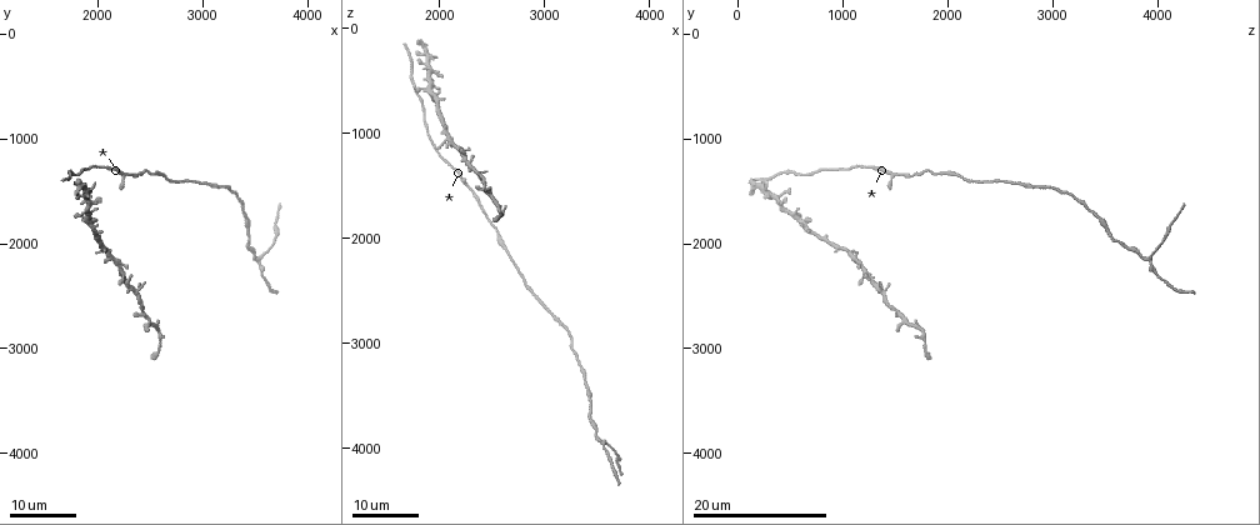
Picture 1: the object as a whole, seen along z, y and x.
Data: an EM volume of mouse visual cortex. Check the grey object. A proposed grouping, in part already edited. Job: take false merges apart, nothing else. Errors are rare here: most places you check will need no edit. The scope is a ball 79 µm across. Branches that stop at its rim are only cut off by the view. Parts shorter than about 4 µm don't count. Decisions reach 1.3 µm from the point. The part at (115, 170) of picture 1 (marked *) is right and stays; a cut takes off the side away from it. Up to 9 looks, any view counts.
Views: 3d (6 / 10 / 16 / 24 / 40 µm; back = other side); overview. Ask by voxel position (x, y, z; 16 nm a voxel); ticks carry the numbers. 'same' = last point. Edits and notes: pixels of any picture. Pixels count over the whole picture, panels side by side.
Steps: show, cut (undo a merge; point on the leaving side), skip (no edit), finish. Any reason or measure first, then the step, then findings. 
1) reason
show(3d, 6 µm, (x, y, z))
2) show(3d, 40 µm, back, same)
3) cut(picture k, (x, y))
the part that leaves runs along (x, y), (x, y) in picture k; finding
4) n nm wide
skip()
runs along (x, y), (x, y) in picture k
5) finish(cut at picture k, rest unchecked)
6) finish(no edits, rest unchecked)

thin neck
show(3d, 24 µm, (1860, 1320, 860))

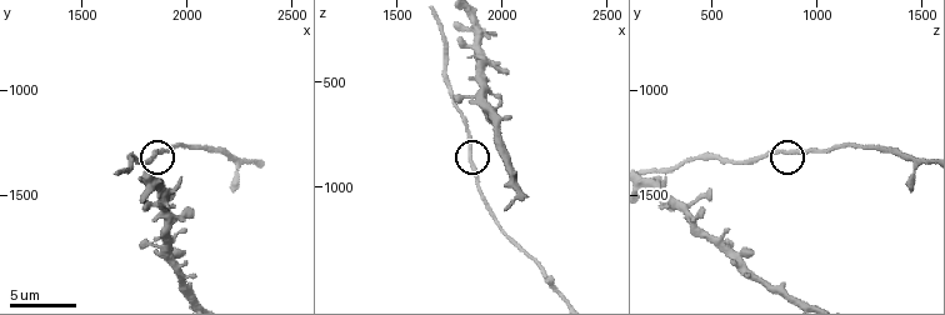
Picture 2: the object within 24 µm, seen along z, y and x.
zoom in
show(3d, 6 µm, (1860, 1290, 850))

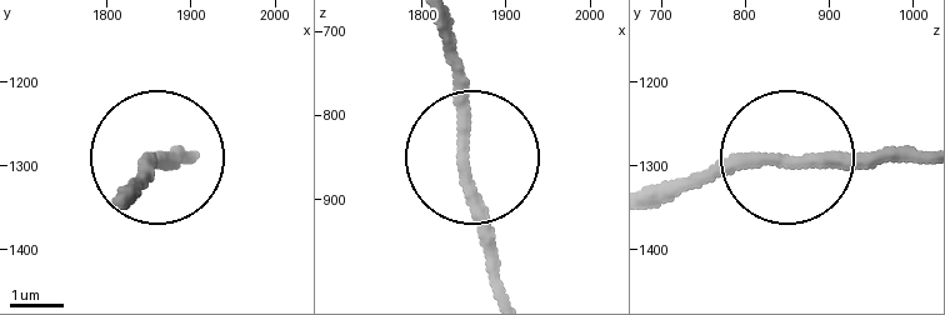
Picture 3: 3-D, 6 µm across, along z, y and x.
skip()
runs along (916, 155), (809, 164), (741, 150), (665, 178) in picture 3; one cell here

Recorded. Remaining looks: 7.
show(3d, 16 µm, (2540, 1340, 1980))

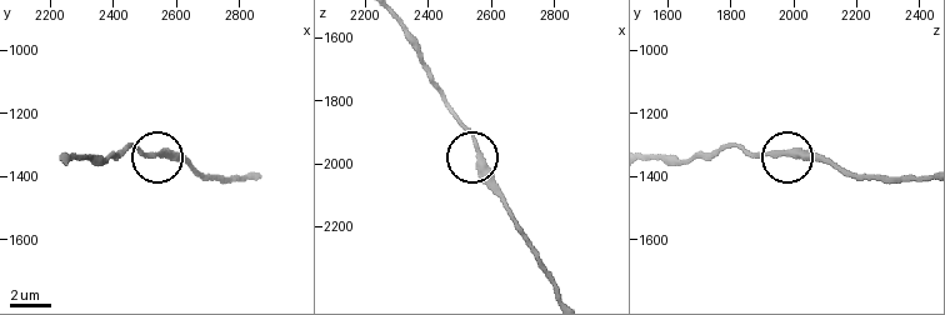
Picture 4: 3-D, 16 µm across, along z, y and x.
closer look
show(3d, 10 µm, (2560, 1330, 1950))

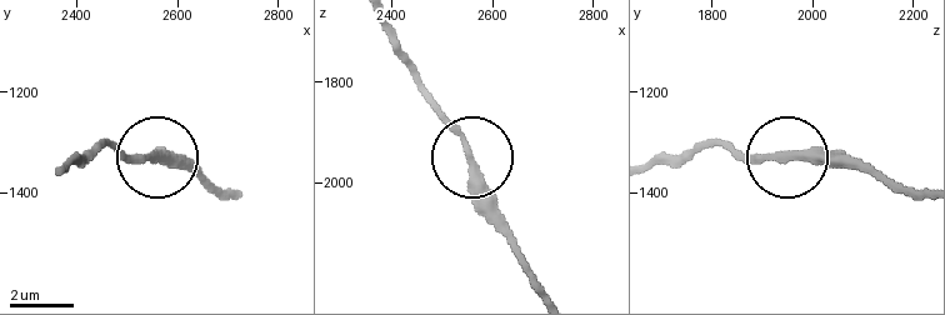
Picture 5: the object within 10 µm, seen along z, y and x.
skip()
runs along (656, 165), (705, 149), (856, 158) in picture 5; all the same cell

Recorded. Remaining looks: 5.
show(3d, 24 µm, (3520, 2140, 3900))

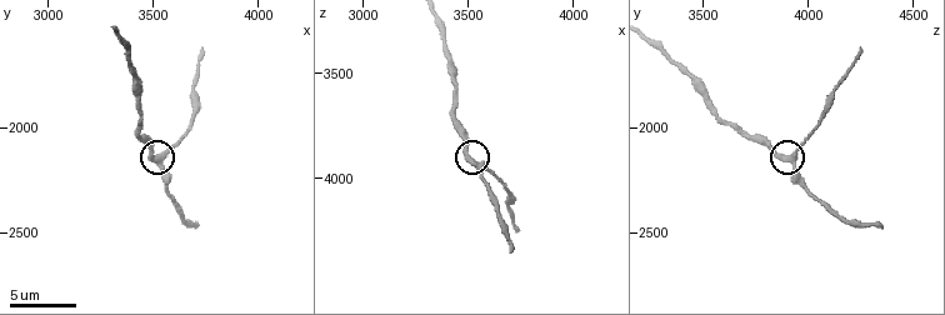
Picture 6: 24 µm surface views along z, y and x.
show(3d, 10 µm, (3540, 2150, 3930))

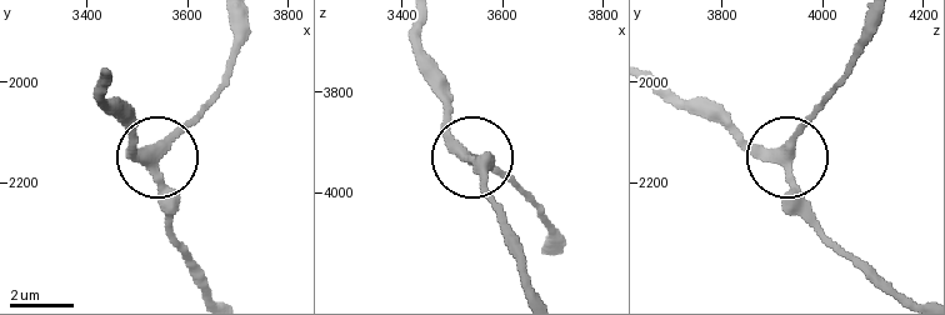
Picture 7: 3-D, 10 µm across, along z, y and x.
side arm 10 µm
skip()
runs along (104, 71), (104, 88), (133, 144), (158, 155), (168, 241) in picture 7; all the same cell

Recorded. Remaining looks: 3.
sudden change in width
show(3d, 6 µm, (3420, 2000, 3680))

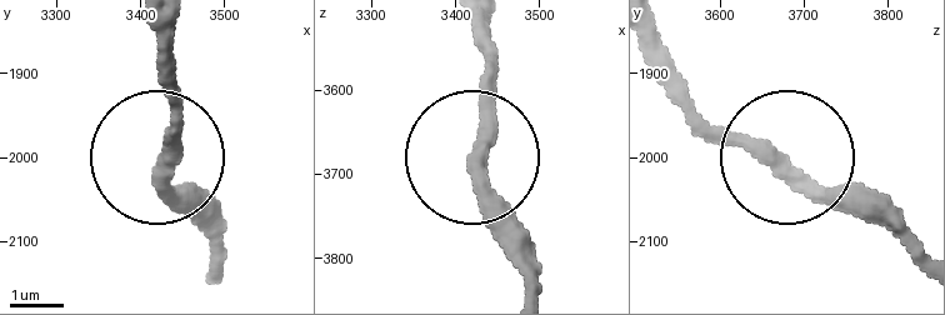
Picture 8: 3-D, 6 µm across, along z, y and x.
from behind
show(3d, 6 µm, back, (3430, 2010, 3670))

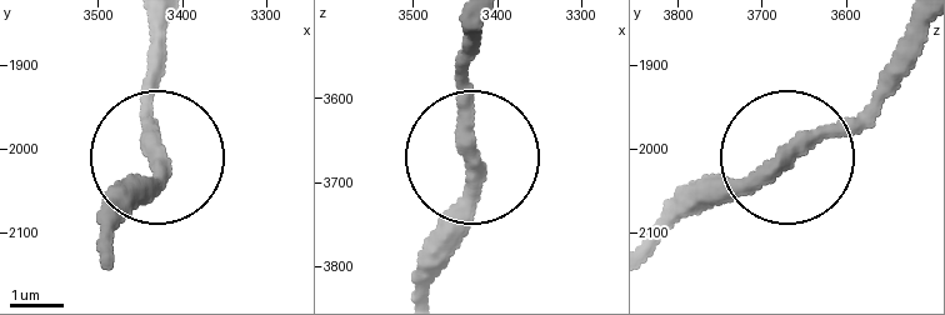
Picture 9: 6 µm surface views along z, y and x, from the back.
skip()
continuous, no second cell

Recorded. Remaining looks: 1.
finish(no edits, rest unchecked)

